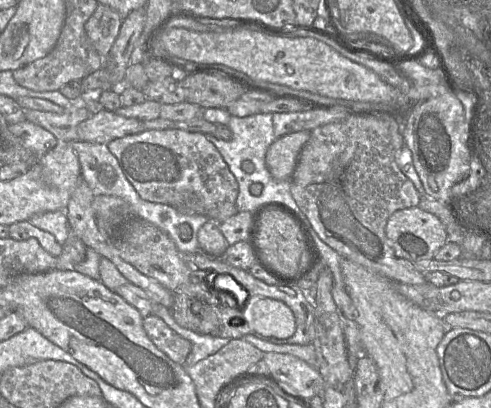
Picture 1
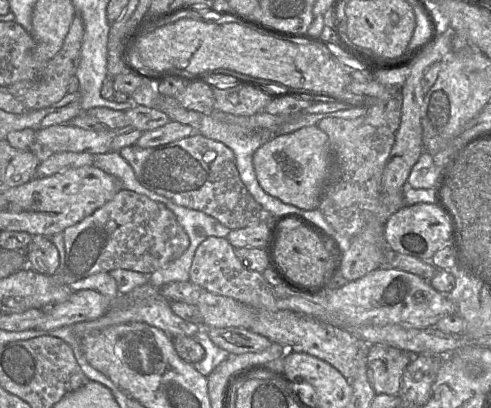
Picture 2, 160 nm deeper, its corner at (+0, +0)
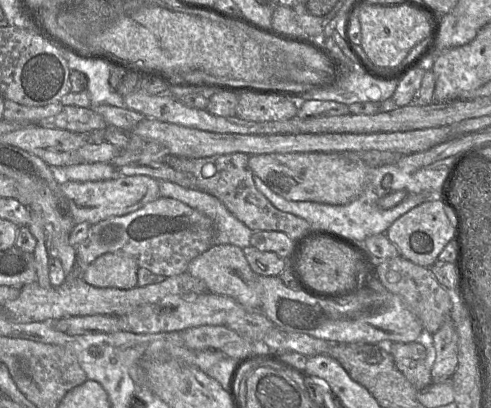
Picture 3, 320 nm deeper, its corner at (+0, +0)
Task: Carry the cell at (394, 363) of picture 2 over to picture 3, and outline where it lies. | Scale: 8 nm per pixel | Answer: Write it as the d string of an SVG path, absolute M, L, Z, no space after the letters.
M391 342L388 346L388 352L392 355L395 365L400 372L406 377L406 379L417 389L420 390L427 387L432 383L431 370L434 362L434 350L431 347L426 347L418 342Z

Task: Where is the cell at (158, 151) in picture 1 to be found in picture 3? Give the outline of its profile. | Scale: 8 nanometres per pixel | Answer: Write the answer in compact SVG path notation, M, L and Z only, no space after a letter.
M237 152L198 159L171 156L169 165L173 169L191 174L199 190L219 199L226 208L245 226L253 231L279 231L300 243L318 229L304 219L275 208L255 187L252 172L248 167L249 156Z

